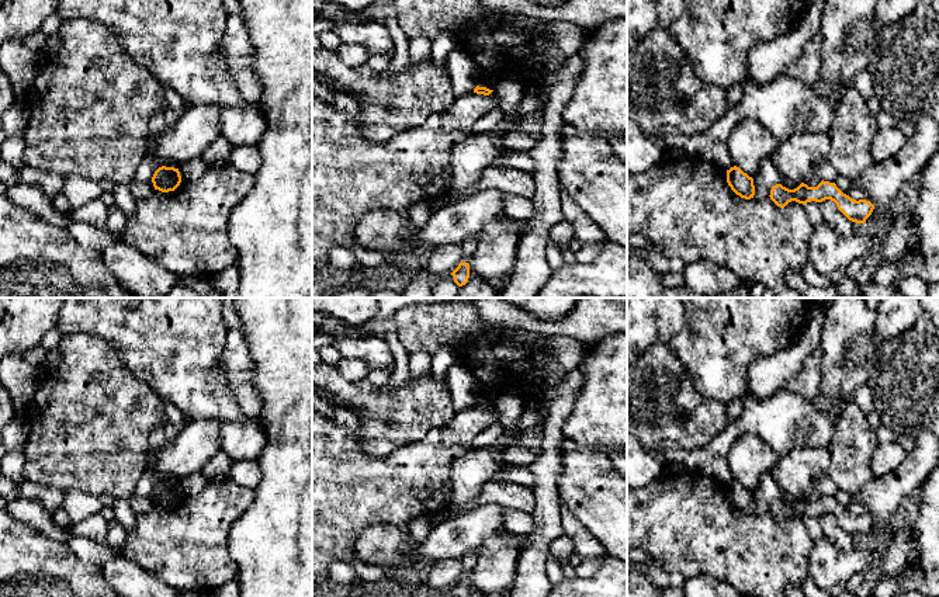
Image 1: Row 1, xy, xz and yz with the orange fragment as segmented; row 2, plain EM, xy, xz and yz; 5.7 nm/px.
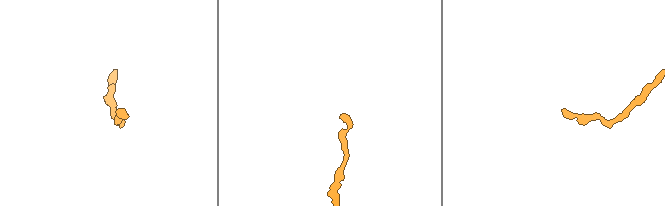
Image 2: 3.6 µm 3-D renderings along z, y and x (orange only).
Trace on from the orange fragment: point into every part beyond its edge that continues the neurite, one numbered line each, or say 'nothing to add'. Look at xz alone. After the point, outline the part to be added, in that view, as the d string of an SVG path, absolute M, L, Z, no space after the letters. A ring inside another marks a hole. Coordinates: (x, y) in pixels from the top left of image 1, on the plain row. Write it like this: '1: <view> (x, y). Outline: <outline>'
nothing to add

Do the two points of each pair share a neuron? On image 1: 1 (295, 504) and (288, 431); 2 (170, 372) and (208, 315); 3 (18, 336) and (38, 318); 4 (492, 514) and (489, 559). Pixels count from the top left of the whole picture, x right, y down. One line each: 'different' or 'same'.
1: same
2: same
3: same
4: different

